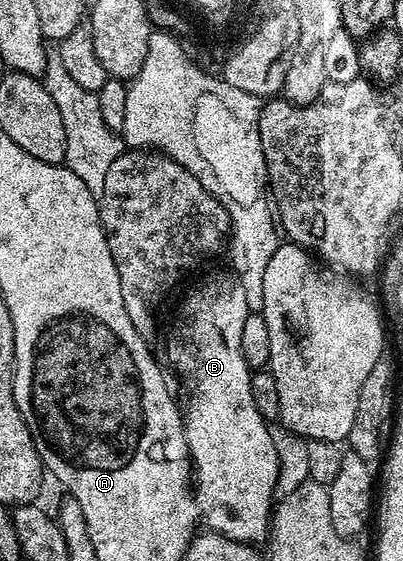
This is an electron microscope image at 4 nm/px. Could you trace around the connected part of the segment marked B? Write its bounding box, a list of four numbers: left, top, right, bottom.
[168,274,279,540]

